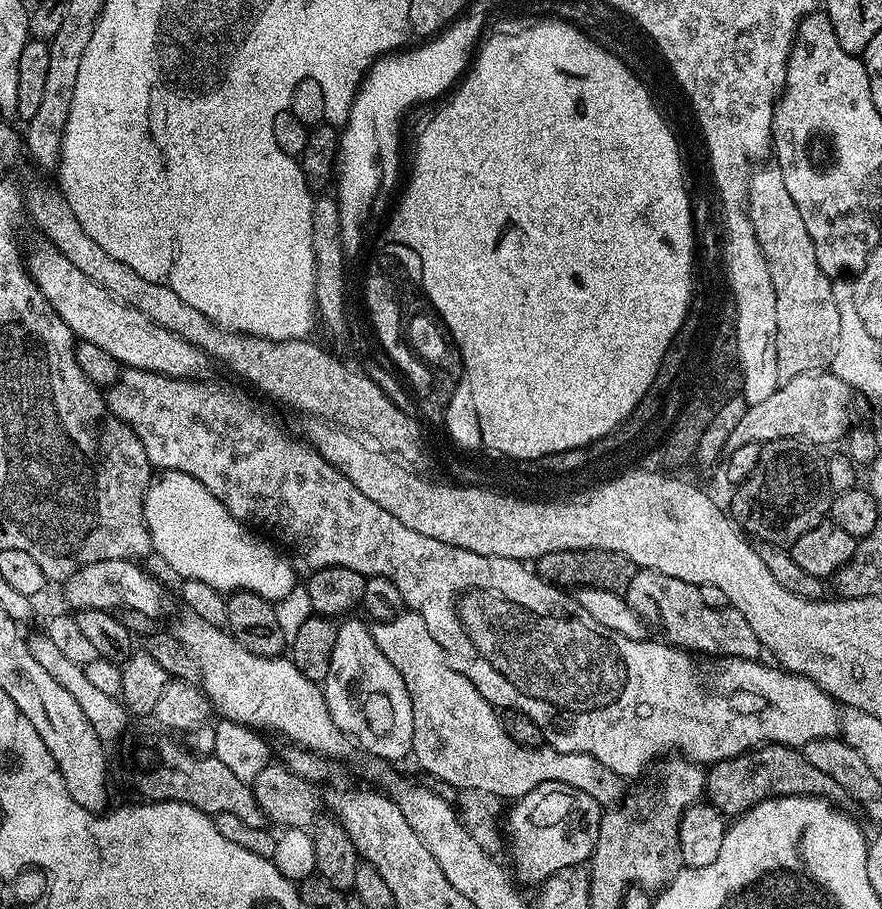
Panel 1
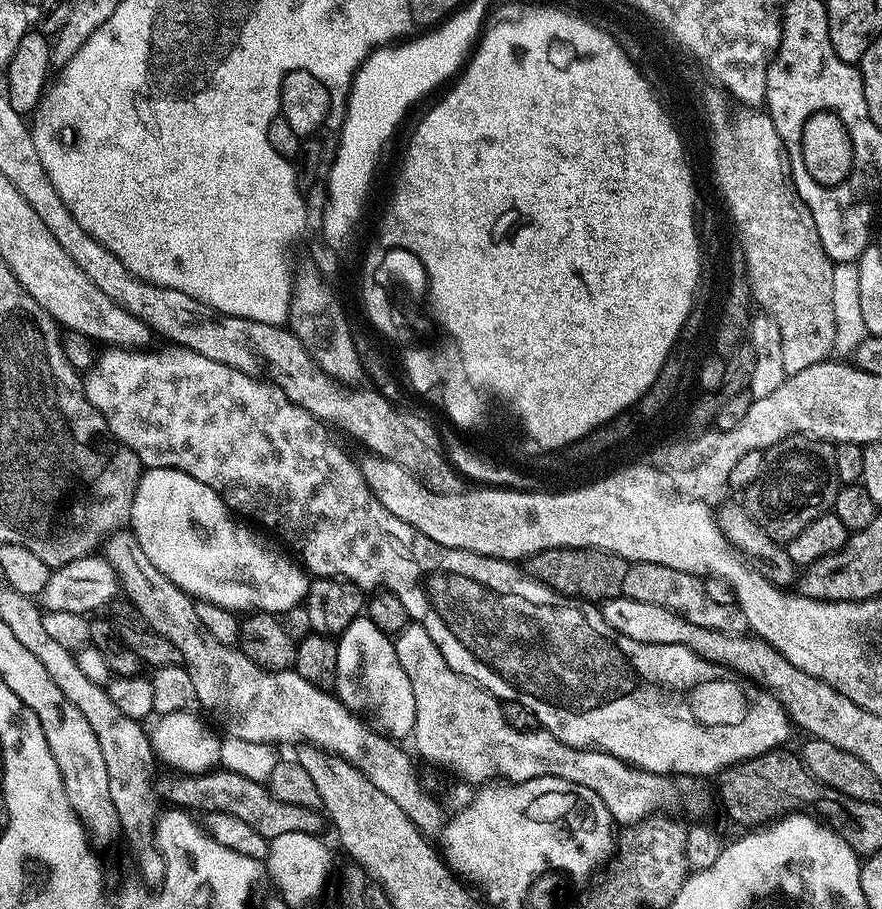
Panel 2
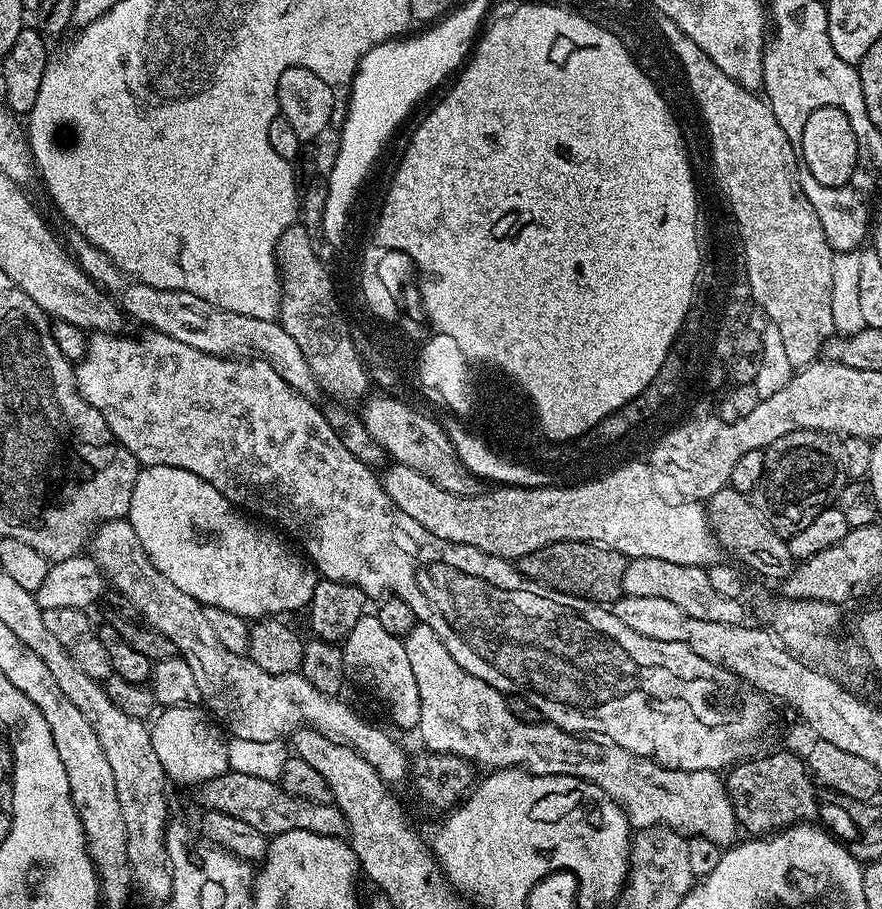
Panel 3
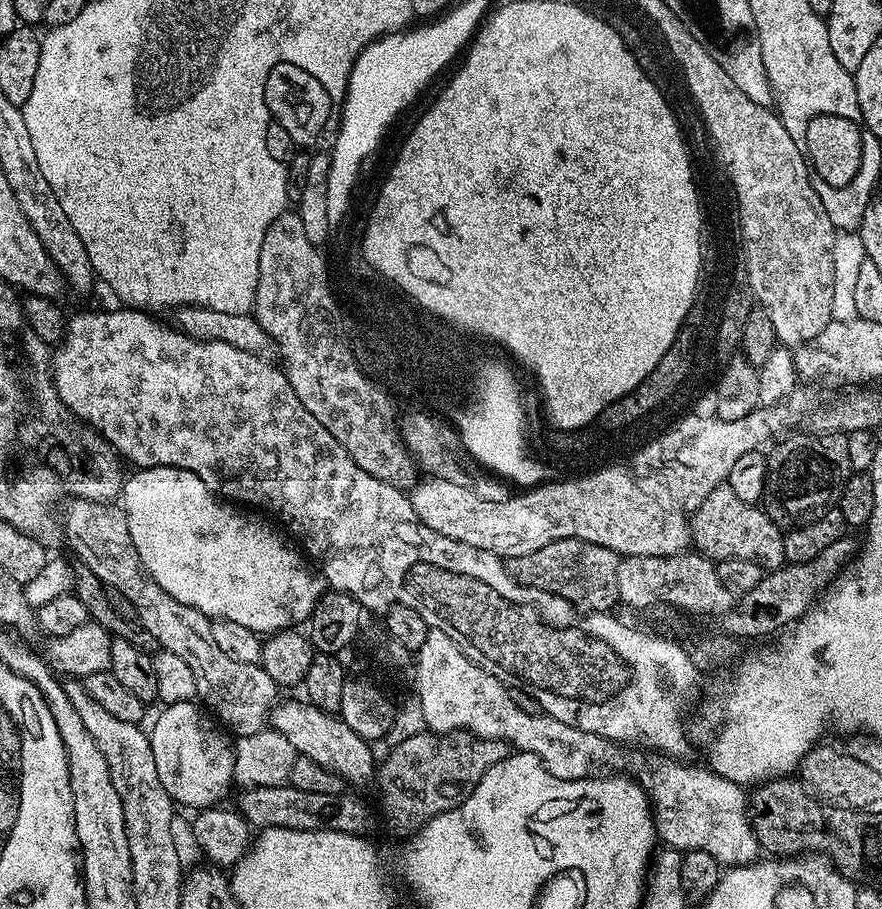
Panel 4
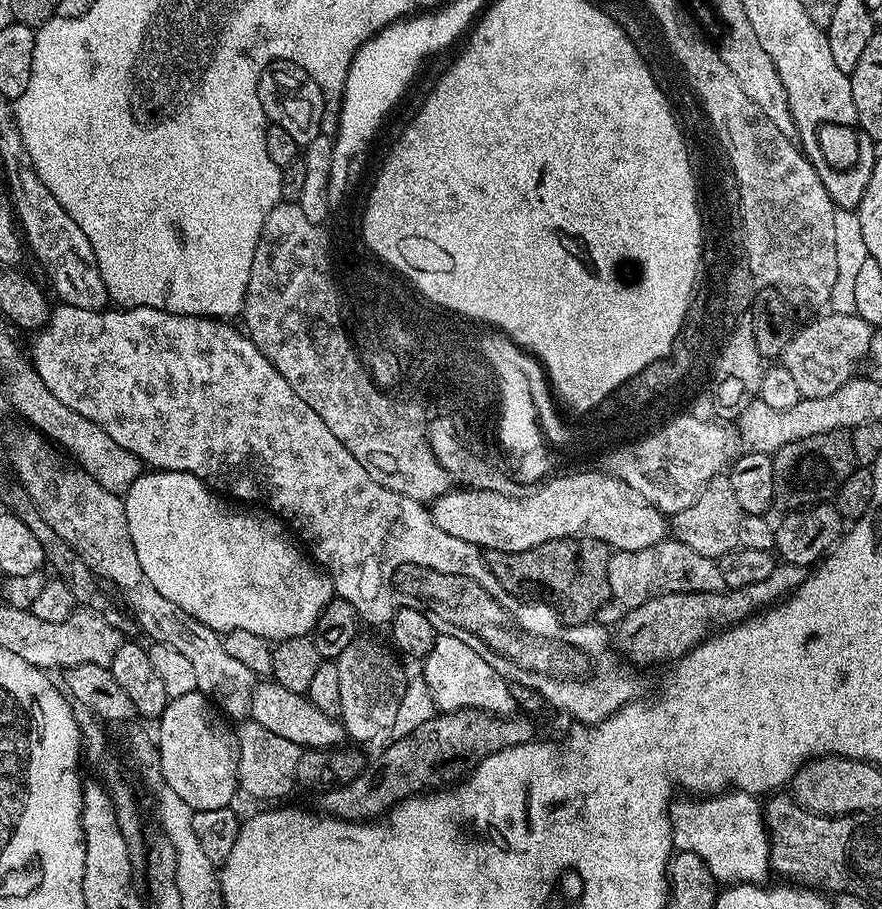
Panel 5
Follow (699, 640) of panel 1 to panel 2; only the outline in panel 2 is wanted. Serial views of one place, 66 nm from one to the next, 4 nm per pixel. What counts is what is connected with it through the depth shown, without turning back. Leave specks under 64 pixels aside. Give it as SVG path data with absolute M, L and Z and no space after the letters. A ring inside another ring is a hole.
M654 562L629 563L626 578L622 582L622 593L638 602L661 604L663 608L685 616L694 626L724 632L728 636L743 636L749 631L740 608L735 604L719 604L706 598L704 580L701 577L686 574L682 570L673 570L670 566L658 566Z

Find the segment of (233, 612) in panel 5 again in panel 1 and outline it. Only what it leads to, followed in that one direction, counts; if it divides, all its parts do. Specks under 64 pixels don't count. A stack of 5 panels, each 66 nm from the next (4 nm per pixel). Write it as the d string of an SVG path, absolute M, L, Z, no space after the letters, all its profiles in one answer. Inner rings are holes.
M164 472L153 479L144 499L144 521L152 539L153 553L157 557L160 555L177 572L177 577L206 582L206 586L214 586L225 594L253 592L264 600L273 602L290 594L290 590L297 587L295 570L266 541L259 540L256 537L259 535L249 525L235 520L226 506L222 506L222 502L218 502L218 498L214 498L214 494L210 494L210 490L202 486L202 482L190 478L190 474Z

